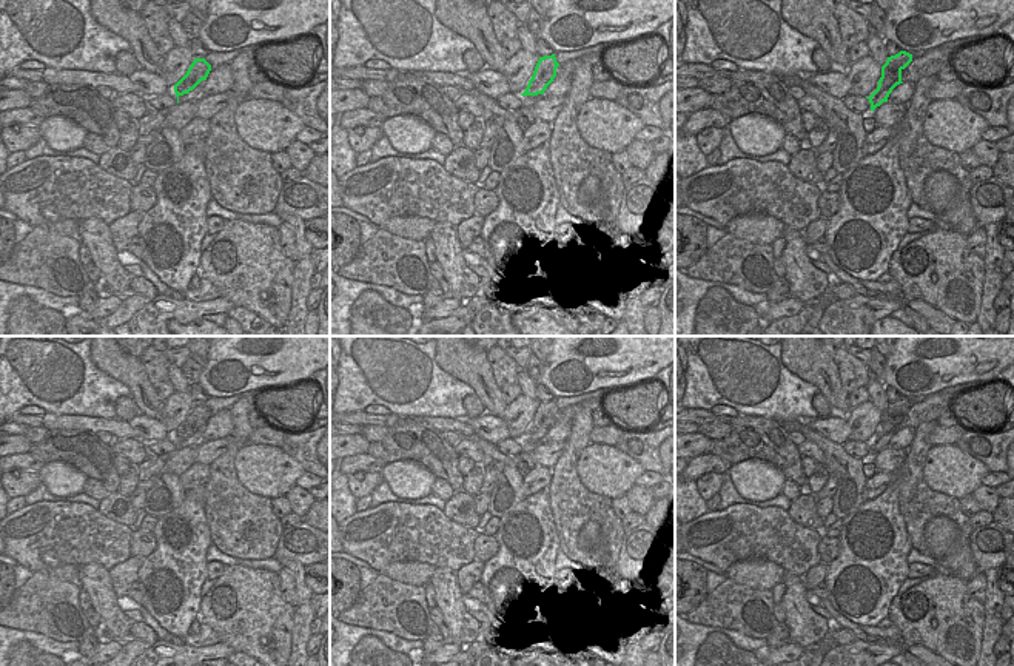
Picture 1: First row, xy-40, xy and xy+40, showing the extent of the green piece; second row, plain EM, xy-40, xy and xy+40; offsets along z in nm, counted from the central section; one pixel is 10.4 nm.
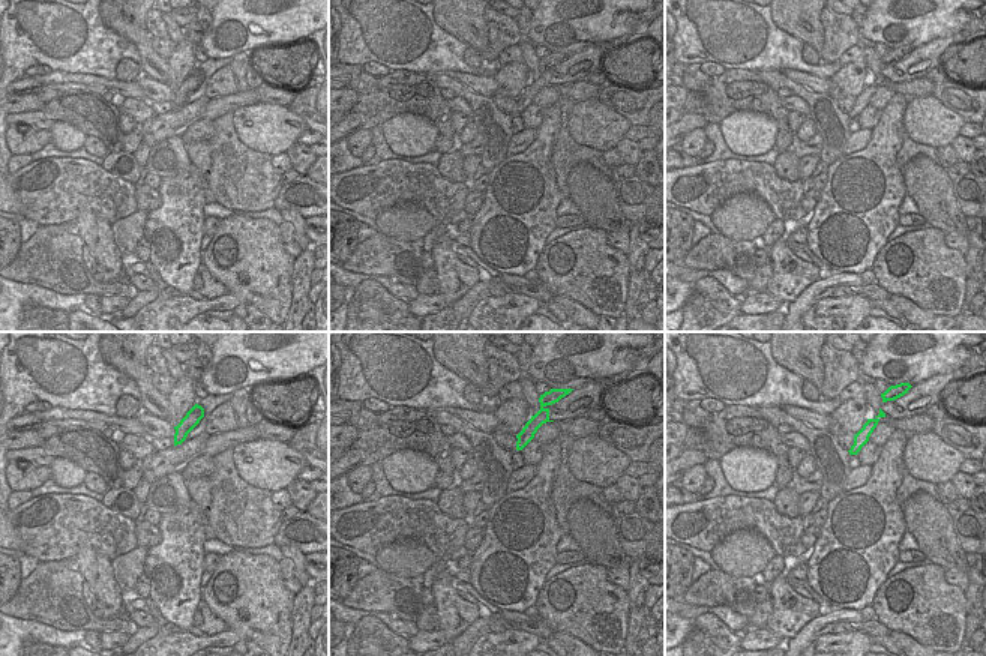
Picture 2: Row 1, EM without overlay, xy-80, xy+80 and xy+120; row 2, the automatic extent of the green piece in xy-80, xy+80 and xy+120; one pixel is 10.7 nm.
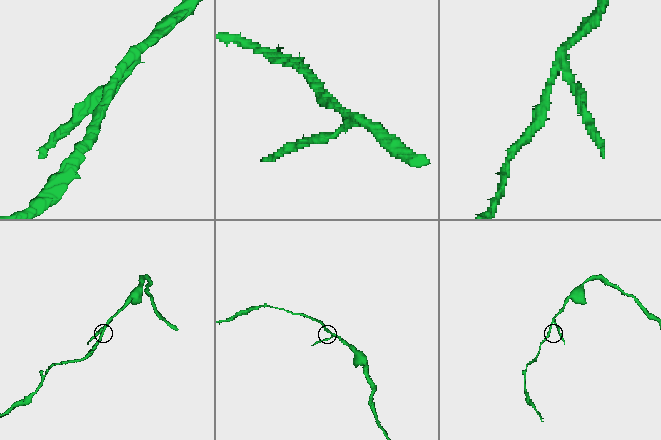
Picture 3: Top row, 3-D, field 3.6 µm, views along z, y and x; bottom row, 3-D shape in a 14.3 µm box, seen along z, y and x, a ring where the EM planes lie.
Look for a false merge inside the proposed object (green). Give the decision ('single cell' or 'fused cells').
fused cells

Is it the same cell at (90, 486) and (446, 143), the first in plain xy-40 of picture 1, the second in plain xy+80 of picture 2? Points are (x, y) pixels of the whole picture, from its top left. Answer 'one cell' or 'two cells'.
one cell

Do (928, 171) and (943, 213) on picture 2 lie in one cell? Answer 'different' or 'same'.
same

